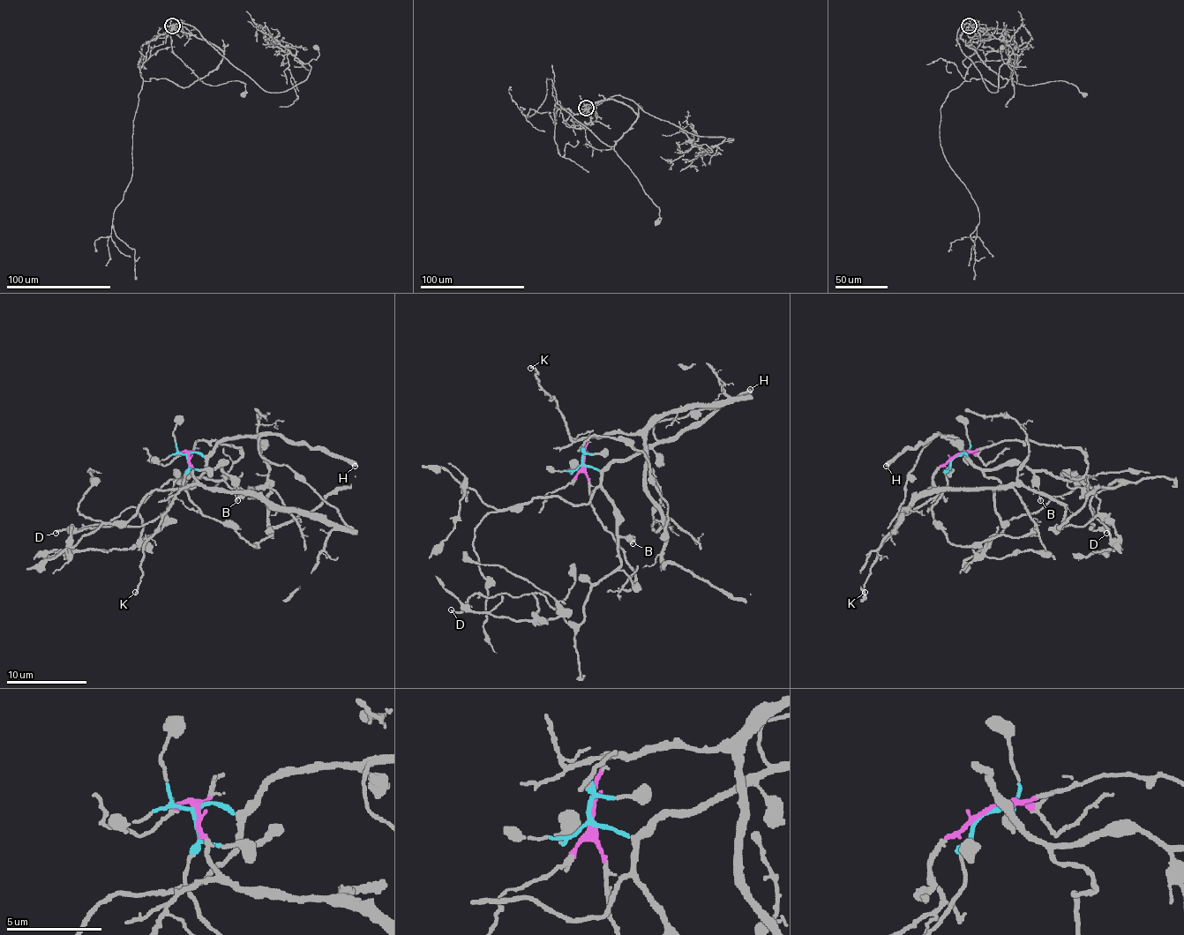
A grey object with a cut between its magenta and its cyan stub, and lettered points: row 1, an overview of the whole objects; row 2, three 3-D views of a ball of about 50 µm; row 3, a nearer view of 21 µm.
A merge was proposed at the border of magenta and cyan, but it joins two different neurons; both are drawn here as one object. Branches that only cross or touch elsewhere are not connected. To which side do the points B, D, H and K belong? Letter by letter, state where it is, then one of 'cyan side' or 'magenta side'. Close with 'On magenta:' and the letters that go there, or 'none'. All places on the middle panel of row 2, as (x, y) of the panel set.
B: place (633, 543); cyan side
D: place (451, 609); cyan side
H: place (750, 389); cyan side
K: place (530, 368); magenta side
On magenta: K

